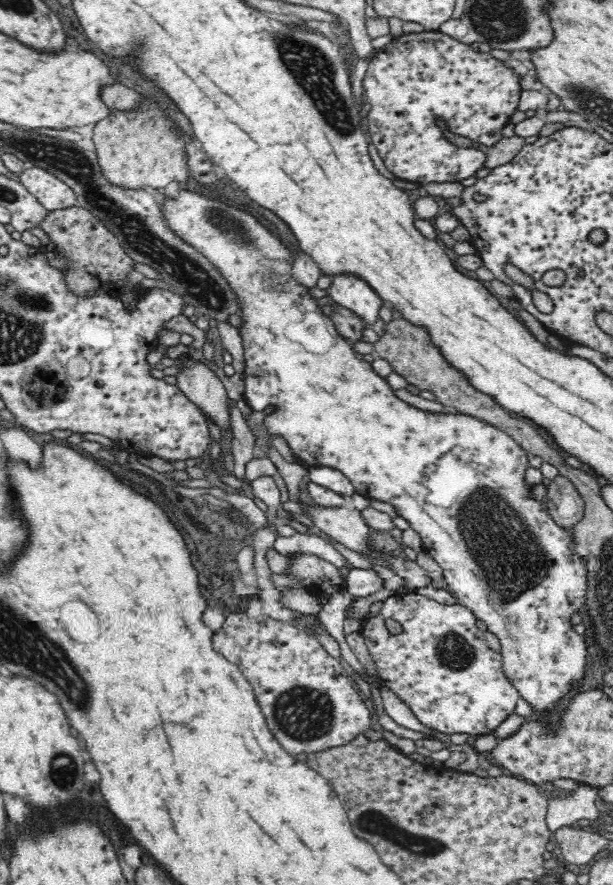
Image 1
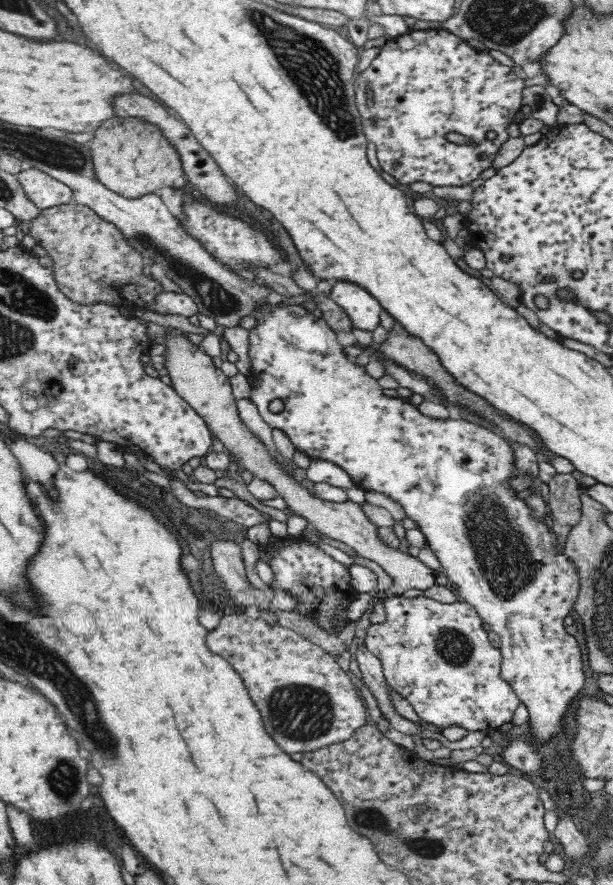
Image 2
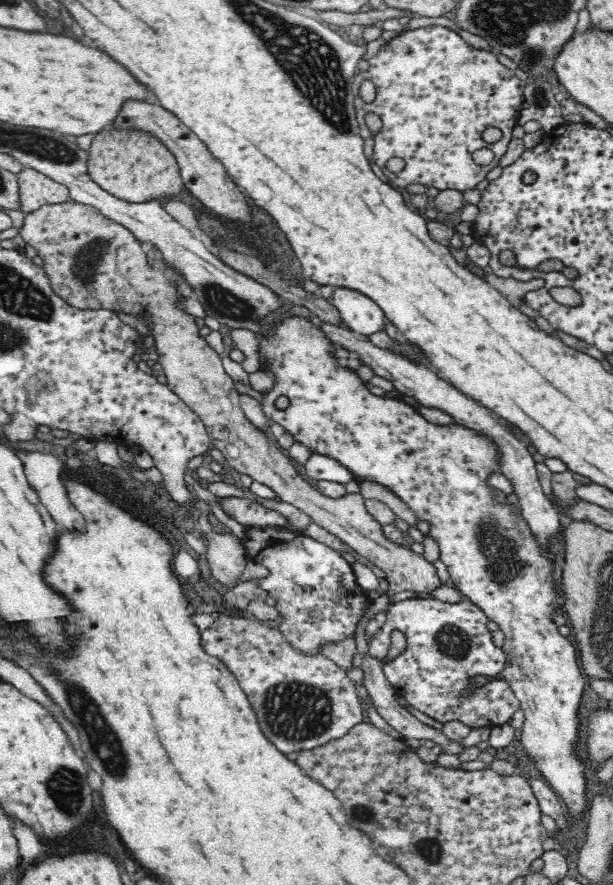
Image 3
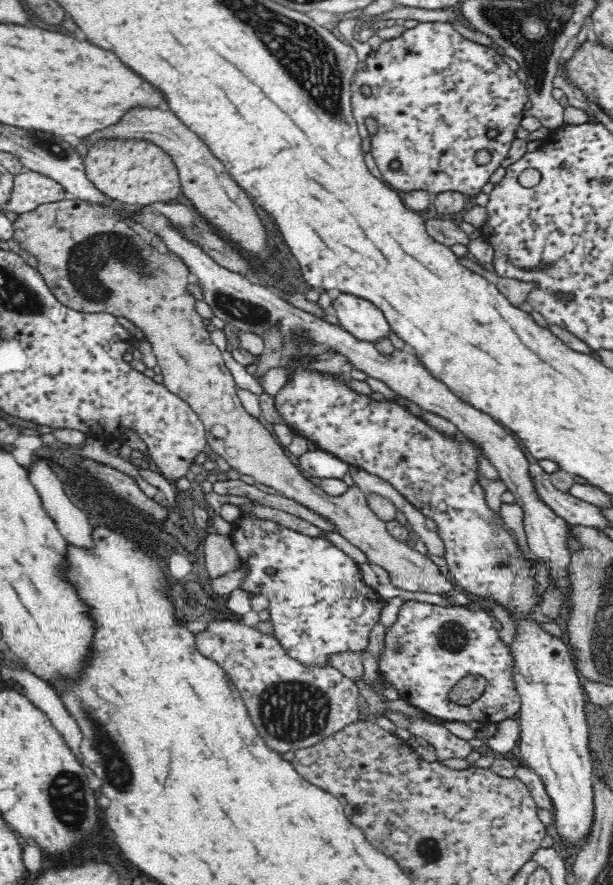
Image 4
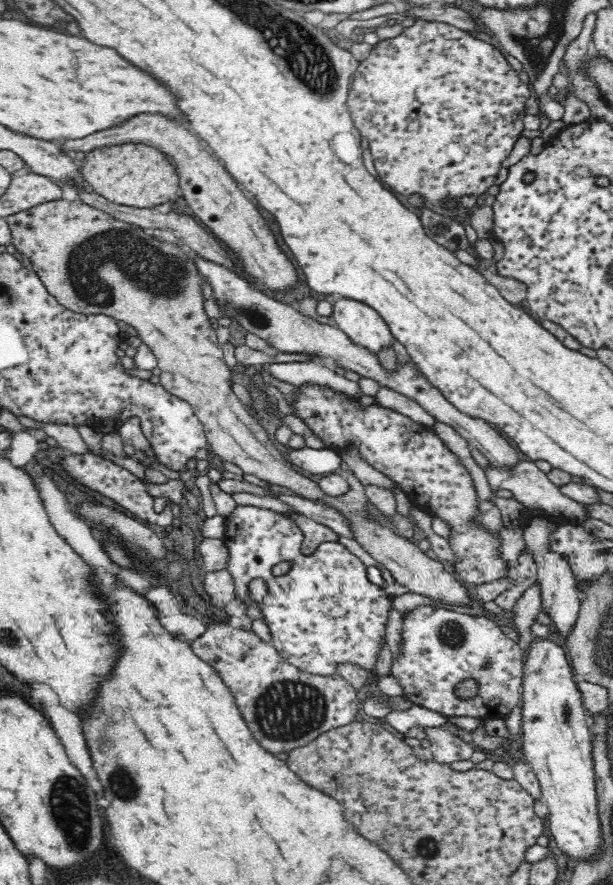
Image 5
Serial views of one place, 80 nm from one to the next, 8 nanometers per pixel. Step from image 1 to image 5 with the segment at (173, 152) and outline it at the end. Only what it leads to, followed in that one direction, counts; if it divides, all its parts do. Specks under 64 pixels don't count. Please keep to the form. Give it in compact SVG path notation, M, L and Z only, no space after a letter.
M122 144L98 148L85 155L80 172L87 186L107 201L134 207L155 208L173 202L180 193L179 177L156 148L146 144Z

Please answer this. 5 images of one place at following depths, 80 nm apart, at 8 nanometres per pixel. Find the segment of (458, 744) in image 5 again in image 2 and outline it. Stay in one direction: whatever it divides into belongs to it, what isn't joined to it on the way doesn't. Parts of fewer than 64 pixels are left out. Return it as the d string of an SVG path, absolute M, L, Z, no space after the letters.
M364 644L359 646L356 660L359 662L359 668L362 673L361 680L376 699L377 705L391 726L404 734L414 736L423 729L418 722L406 720L400 713L394 709L390 694L391 686L387 683L383 675L383 664L379 658L376 658Z

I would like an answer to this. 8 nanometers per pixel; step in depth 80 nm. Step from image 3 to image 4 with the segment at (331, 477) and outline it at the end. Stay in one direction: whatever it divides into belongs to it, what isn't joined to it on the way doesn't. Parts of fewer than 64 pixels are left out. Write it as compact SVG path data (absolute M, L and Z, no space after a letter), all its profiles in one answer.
M320 448L296 456L295 462L313 477L342 479L348 464L334 454Z

